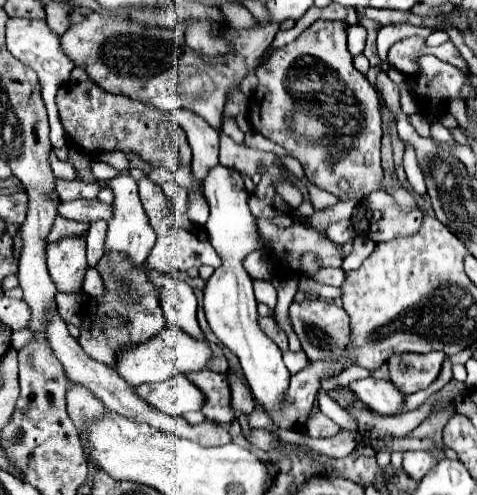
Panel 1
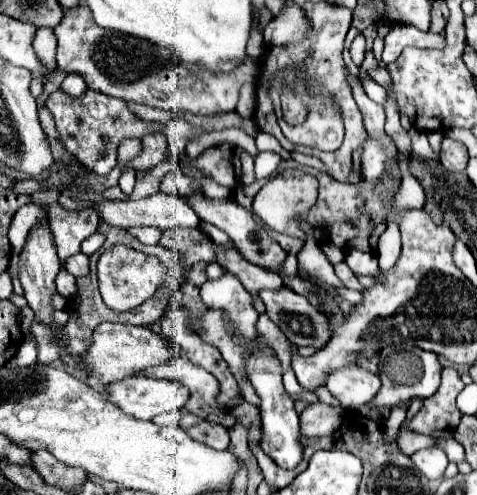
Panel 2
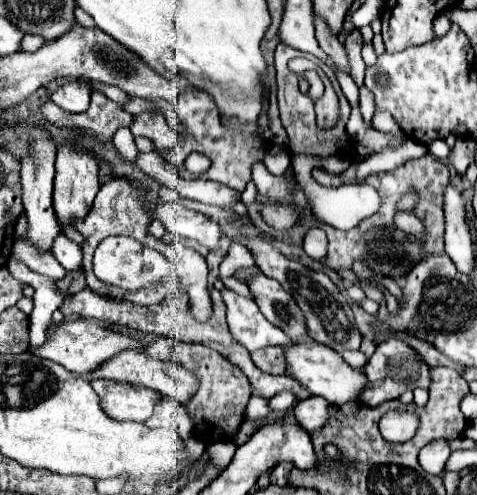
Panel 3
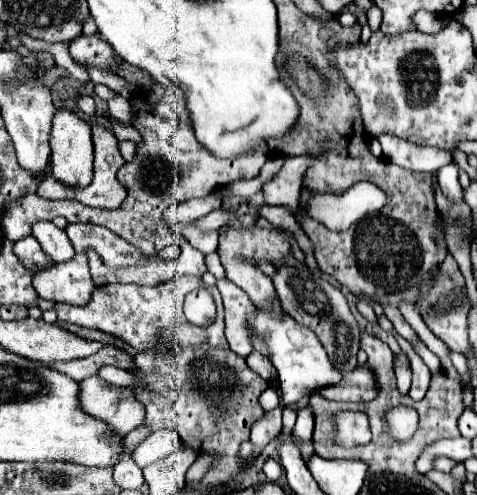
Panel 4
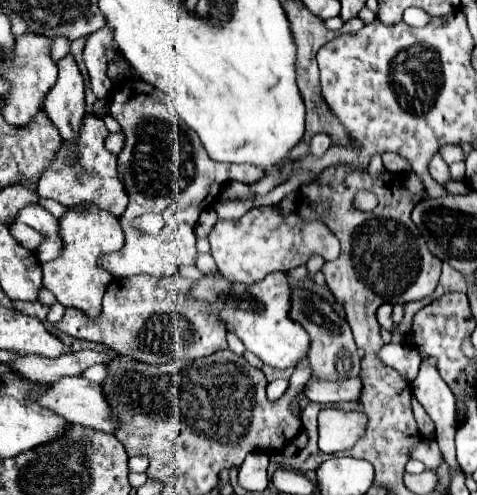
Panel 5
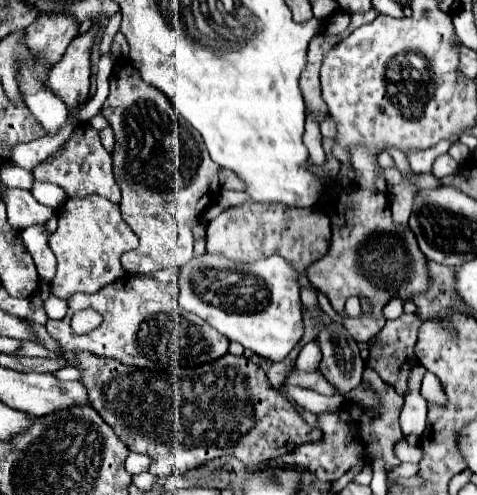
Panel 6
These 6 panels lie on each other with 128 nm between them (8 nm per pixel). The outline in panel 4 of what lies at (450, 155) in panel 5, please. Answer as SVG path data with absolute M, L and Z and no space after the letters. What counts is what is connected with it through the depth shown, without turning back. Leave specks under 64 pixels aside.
M380 136L384 158L400 168L416 172L436 172L438 168L452 162L450 152L430 146L414 146L396 136Z

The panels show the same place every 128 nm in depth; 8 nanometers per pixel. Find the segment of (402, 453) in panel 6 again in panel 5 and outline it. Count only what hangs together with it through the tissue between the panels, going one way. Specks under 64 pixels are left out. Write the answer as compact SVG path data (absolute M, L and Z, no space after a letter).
M434 438L430 440L420 440L414 448L412 448L412 458L420 460L426 464L426 468L436 468L436 464L442 462L442 454L438 450L438 444Z

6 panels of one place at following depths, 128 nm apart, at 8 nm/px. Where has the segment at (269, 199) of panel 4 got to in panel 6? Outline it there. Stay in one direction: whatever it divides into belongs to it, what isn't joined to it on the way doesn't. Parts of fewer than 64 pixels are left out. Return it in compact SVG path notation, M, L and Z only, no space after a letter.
M324 116L322 120L320 120L320 132L322 132L322 136L324 138L334 138L336 136L336 120L332 118L332 116Z

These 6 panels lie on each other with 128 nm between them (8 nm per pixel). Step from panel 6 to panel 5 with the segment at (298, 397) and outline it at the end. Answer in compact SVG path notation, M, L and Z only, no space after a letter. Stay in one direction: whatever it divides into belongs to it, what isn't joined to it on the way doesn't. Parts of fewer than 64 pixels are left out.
M272 380L268 384L268 398L278 400L288 390L288 380Z

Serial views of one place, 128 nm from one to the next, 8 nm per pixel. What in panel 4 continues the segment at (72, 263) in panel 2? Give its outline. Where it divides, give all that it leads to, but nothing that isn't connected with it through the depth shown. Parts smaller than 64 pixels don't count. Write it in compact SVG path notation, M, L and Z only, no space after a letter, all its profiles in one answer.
M48 220L34 222L32 234L36 236L36 240L40 242L44 254L52 262L66 262L66 260L70 260L74 256L74 248L72 248L70 238L66 236L64 230L60 230L52 222L48 222Z

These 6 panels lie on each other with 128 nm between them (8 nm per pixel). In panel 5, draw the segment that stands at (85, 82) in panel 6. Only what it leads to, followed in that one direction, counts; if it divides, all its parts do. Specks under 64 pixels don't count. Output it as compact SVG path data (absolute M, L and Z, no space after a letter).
M72 54L64 56L58 62L60 74L56 84L50 88L44 100L44 110L54 120L56 128L64 142L70 142L78 136L80 120L86 114L84 100L84 78Z

